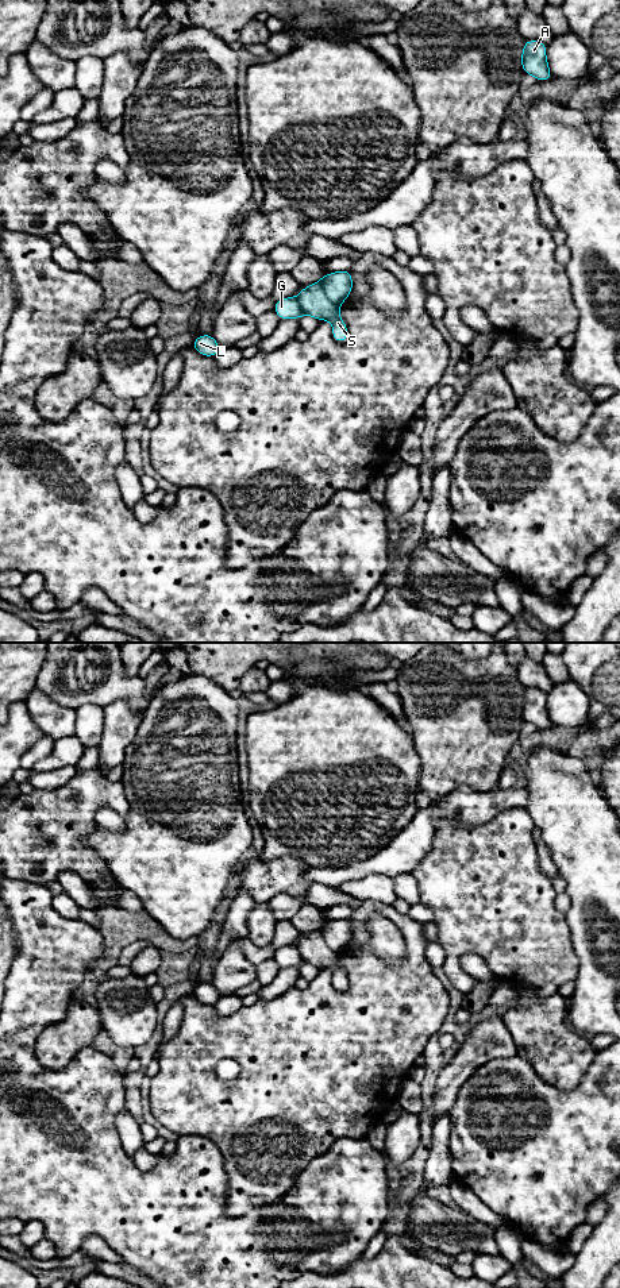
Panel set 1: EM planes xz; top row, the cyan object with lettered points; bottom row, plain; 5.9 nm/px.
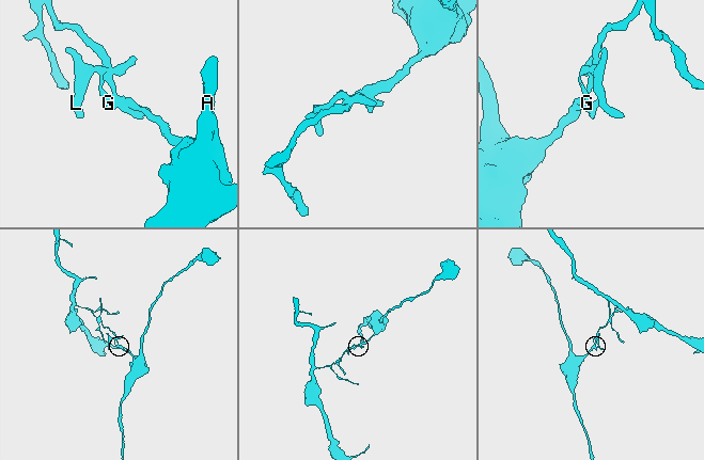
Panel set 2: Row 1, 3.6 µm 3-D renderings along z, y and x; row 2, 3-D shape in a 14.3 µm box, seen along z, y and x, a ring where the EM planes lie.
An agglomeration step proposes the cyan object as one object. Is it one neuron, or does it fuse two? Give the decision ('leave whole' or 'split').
split

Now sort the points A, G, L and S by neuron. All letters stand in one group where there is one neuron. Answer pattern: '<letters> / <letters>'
A / G L S

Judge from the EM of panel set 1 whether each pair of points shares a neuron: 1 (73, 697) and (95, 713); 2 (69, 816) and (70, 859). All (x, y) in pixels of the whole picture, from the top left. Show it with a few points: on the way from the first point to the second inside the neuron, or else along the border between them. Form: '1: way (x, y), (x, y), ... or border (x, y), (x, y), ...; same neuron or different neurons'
1: border (101, 706), (79, 705), (74, 709); different neurons
2: way (64, 826), (65, 848); same neuron

